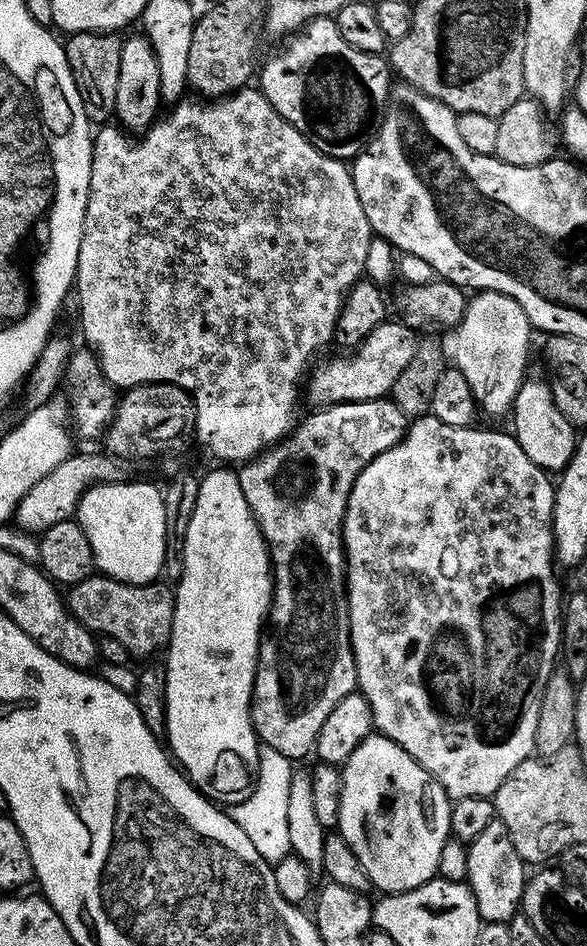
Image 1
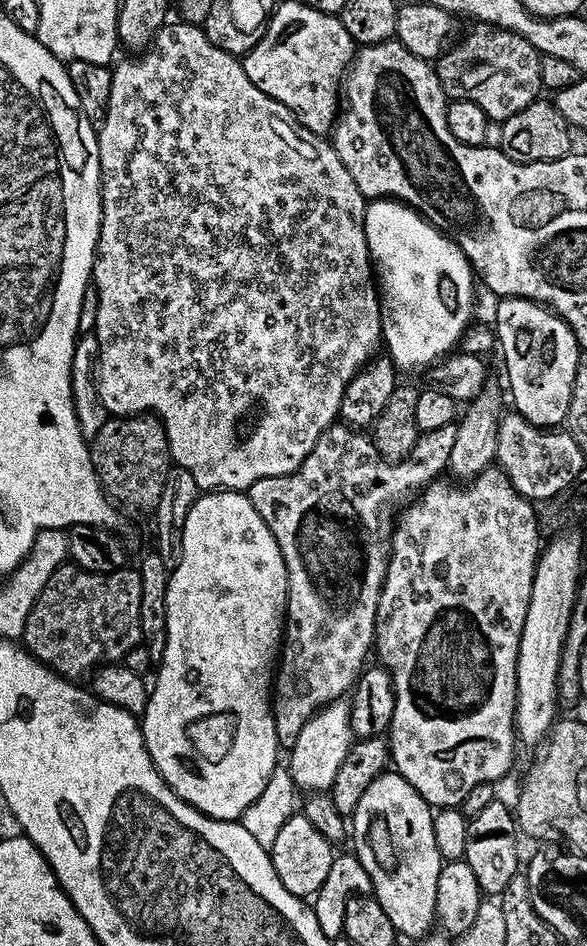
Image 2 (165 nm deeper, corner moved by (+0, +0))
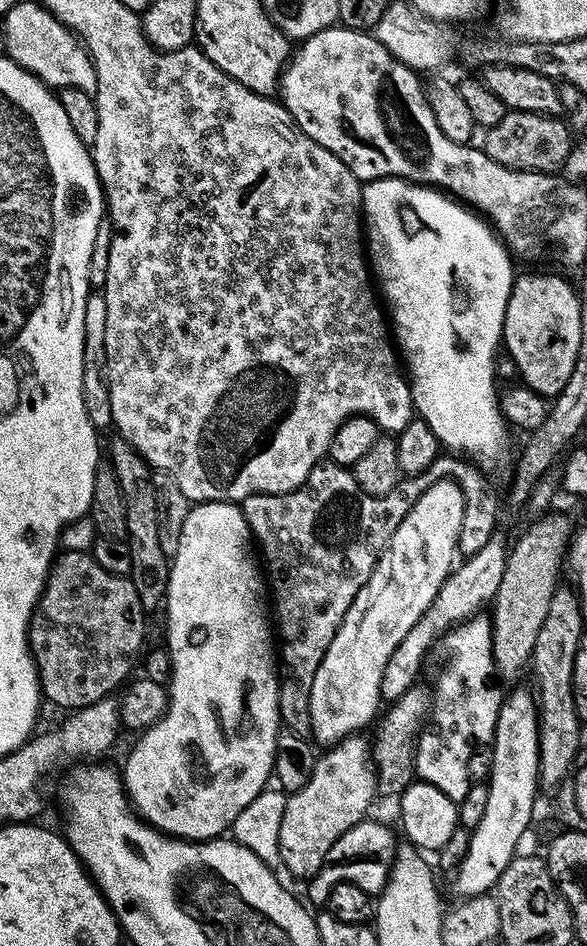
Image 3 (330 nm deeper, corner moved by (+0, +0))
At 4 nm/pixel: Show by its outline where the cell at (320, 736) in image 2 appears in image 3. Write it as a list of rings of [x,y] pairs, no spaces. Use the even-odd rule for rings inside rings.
[[[451,478],[434,481],[420,497],[413,499],[412,509],[402,518],[398,530],[394,530],[370,578],[358,590],[354,602],[350,602],[346,618],[318,666],[318,674],[314,674],[314,686],[310,686],[310,722],[317,745],[336,745],[348,736],[357,735],[381,711],[382,670],[386,670],[394,646],[426,614],[452,571],[463,517],[464,491]]]

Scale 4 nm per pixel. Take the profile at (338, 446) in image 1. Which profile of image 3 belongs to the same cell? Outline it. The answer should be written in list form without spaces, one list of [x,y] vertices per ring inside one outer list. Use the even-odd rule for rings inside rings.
[[[321,462],[317,464],[314,470],[310,470],[310,474],[306,478],[306,482],[302,485],[301,488],[296,488],[292,492],[279,492],[278,494],[254,494],[253,496],[248,496],[244,501],[242,501],[242,507],[244,510],[244,517],[246,518],[246,522],[248,523],[248,528],[252,531],[253,541],[258,545],[260,544],[260,548],[264,551],[264,560],[263,563],[266,565],[268,563],[268,568],[272,571],[272,580],[270,576],[270,596],[272,592],[272,596],[276,599],[276,612],[274,608],[274,624],[278,629],[278,656],[282,661],[282,683],[280,685],[280,718],[283,724],[283,727],[287,729],[287,731],[293,732],[295,736],[303,736],[305,738],[312,736],[312,723],[310,722],[310,686],[314,686],[314,674],[318,674],[318,666],[322,662],[322,658],[326,654],[326,650],[330,646],[330,642],[334,642],[334,634],[338,634],[338,626],[342,626],[342,622],[346,618],[346,610],[350,606],[350,602],[354,602],[354,598],[358,594],[358,590],[362,590],[362,586],[366,583],[366,581],[370,578],[370,574],[374,570],[374,566],[380,560],[380,554],[383,552],[384,548],[390,542],[390,538],[394,534],[394,530],[398,530],[398,526],[402,522],[402,518],[412,509],[412,501],[413,497],[409,496],[400,496],[401,494],[393,494],[390,496],[371,496],[370,494],[366,494],[361,488],[358,486],[358,482],[354,478],[354,474],[352,473],[351,468],[343,468],[340,464],[334,464],[331,462]]]

